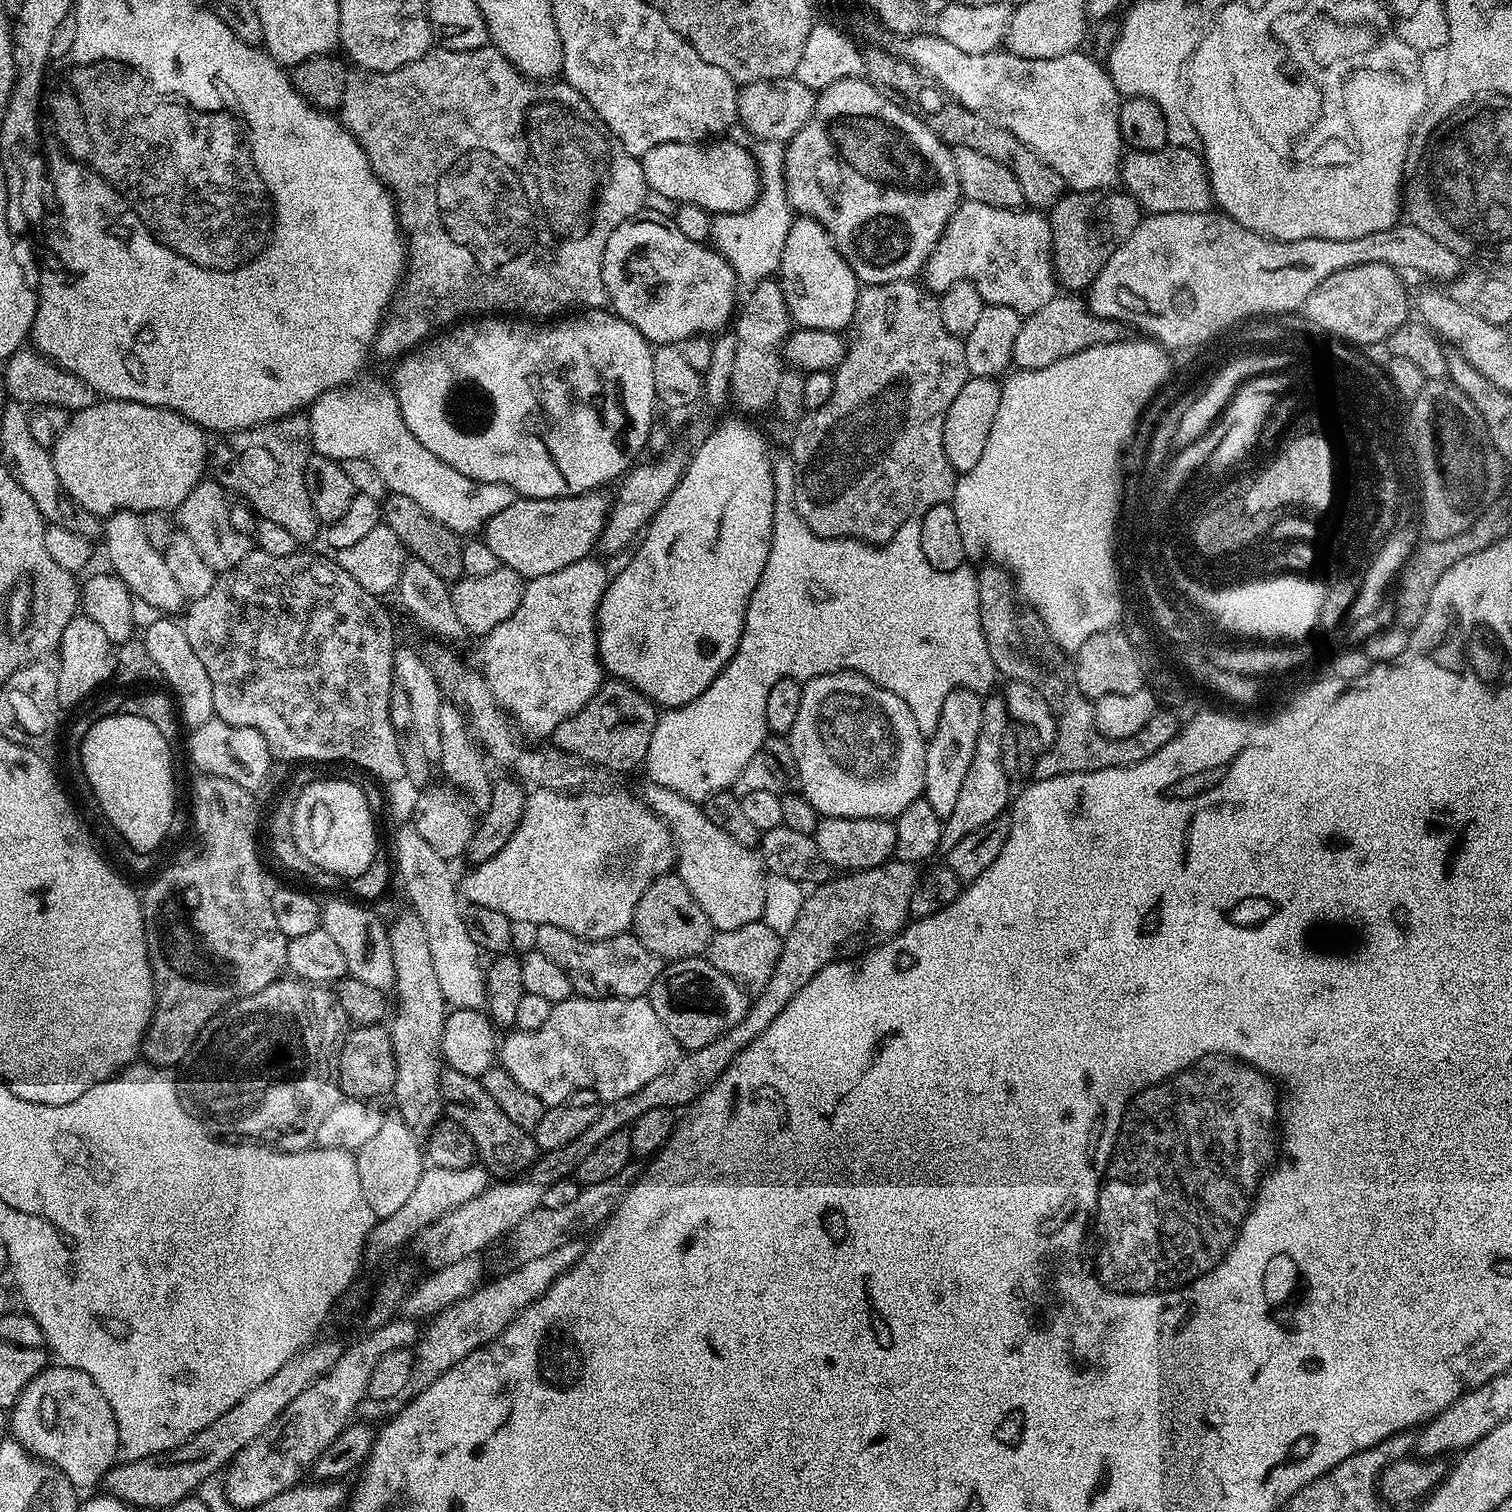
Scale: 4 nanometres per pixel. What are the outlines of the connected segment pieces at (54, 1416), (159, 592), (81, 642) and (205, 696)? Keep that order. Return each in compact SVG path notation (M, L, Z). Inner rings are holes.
M49 1366L40 1372L20 1395L15 1408L11 1409L10 1428L21 1444L30 1446L39 1459L47 1460L62 1474L66 1474L69 1482L80 1490L98 1483L99 1480L101 1483L118 1460L120 1439L110 1402L102 1398L102 1390L94 1386L90 1374L77 1368Z
M119 510L108 516L103 524L104 548L108 551L108 560L112 563L111 571L115 576L131 590L139 603L141 600L142 603L157 608L160 611L157 613L160 614L179 613L186 604L182 590L178 590L169 568L166 567L164 553L150 546L150 541L142 530L140 516L127 510Z
M77 614L62 630L62 638L58 645L60 665L54 671L58 682L58 702L61 709L68 710L80 704L99 684L110 681L116 675L116 648L112 640L106 638L104 631L89 616Z
M156 618L152 625L142 633L146 650L150 650L150 658L154 658L154 666L158 666L163 683L168 683L179 719L185 729L206 726L214 718L214 694L210 686L210 674L206 674L206 666L198 662L198 654L186 642L186 634L179 623L172 618Z

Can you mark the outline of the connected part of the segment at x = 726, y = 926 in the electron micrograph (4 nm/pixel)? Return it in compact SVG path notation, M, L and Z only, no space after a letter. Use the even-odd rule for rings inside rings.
M648 782L645 785L647 811L658 814L670 833L671 843L675 845L675 875L679 876L686 890L690 890L694 902L702 906L713 929L718 932L738 930L738 926L760 920L764 912L766 879L764 880L761 861L753 849L730 838L726 830L718 830L718 826L714 826L714 822L706 818L699 803L687 800L685 796L679 796L657 784Z

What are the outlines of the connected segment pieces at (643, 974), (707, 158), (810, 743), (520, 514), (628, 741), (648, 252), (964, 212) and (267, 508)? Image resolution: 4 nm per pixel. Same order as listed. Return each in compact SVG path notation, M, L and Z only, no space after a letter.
M549 924L535 925L535 951L541 952L554 966L558 966L572 977L573 981L580 980L578 992L581 997L598 1000L611 998L613 1000L629 1000L639 996L647 997L650 986L664 969L665 961L656 956L635 934L611 936L605 940L584 940L581 936L570 934L558 926Z
M720 138L715 142L663 144L642 158L649 189L677 205L693 204L709 214L747 212L760 195L760 170L756 157L740 144Z
M852 670L819 676L807 681L803 689L798 719L786 739L792 751L795 775L800 775L800 788L814 811L820 812L821 817L894 818L921 797L928 749L926 732L914 722L914 714L910 714L900 698Z
M597 495L555 496L552 500L513 499L506 510L494 514L483 525L483 547L487 548L503 567L512 568L522 578L554 574L574 562L585 559L588 550L597 545L600 531L604 527L606 512L602 510Z
M608 678L580 710L570 714L570 718L566 718L553 730L550 740L555 747L569 751L570 754L584 760L585 765L593 765L612 774L628 772L631 768L639 769L643 765L646 750L650 746L650 734L654 734L657 719L657 705L642 695L634 684L619 678Z
M651 210L645 211L639 216L632 216L629 220L624 220L614 230L614 234L610 234L610 238L606 242L606 250L602 254L602 264L600 266L600 274L602 276L602 282L604 283L607 299L610 301L611 311L615 313L615 315L622 317L626 322L630 322L644 335L645 340L656 346L662 344L679 344L680 341L685 340L687 336L704 334L709 331L707 328L718 327L720 322L727 316L728 307L732 304L732 284L735 285L737 279L735 272L724 262L721 262L721 264L717 266L715 276L715 274L708 269L708 256L703 252L704 250L701 245L685 240L684 235L674 226L668 225L667 228L667 226L660 221L659 214L651 212Z
M961 199L955 214L952 216L943 235L932 251L932 257L924 266L923 279L928 279L927 287L933 293L942 294L958 280L975 280L976 289L985 304L1010 306L1021 318L1032 316L1046 302L1058 295L1056 270L1052 266L1052 227L1048 224L1047 215L1036 210L1011 210L994 208L982 202Z
M293 414L283 420L273 421L271 424L260 424L257 428L243 428L241 432L233 432L228 440L228 472L218 476L219 483L228 489L229 493L241 496L248 500L248 504L257 513L261 520L275 522L277 526L283 526L289 534L294 534L298 542L317 539L318 521L310 494L306 490L306 462L310 455L310 437L308 434L308 422L303 415Z

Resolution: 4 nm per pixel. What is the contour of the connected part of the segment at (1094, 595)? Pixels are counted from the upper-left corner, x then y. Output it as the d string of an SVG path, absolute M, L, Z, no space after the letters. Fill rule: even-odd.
M1118 339L1113 340L1110 344L1093 344L1092 347L1083 348L1082 351L1075 352L1073 356L1062 358L1045 368L1026 368L1013 371L1003 381L1000 389L998 414L994 414L994 426L990 426L990 438L986 438L982 459L979 460L978 466L974 466L974 470L963 473L957 479L956 492L950 501L952 509L955 510L957 516L962 518L963 523L967 527L969 524L976 531L977 538L990 551L996 552L997 558L1000 559L997 561L1007 565L1014 573L1015 579L1021 585L1024 583L1028 587L1029 598L1027 597L1027 599L1039 613L1046 630L1054 638L1056 645L1069 654L1075 653L1078 648L1083 648L1085 642L1091 639L1094 634L1106 632L1107 624L1116 617L1116 588L1111 566L1114 562L1109 557L1113 519L1113 512L1110 510L1110 444L1118 444L1123 439L1126 386L1134 386L1136 372L1155 372L1158 368L1158 362L1156 362L1157 345L1141 341L1126 342L1126 340Z

